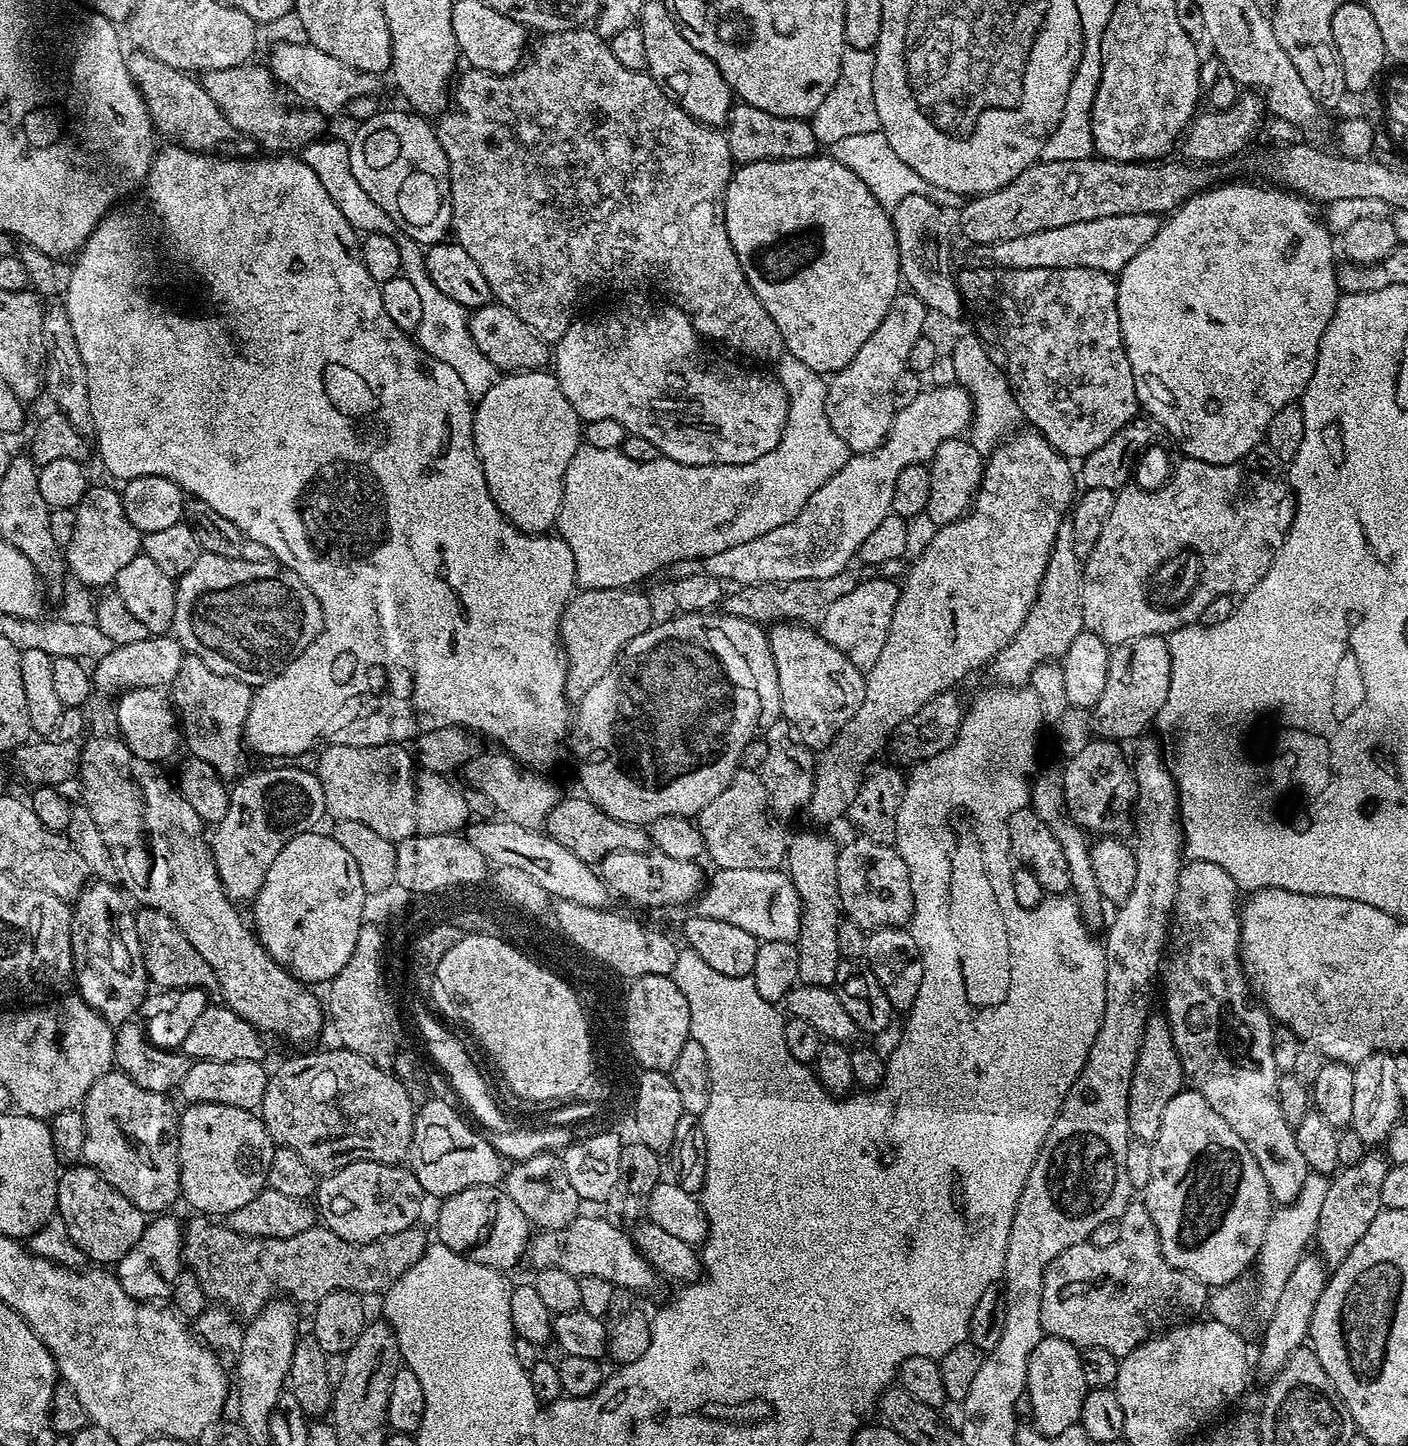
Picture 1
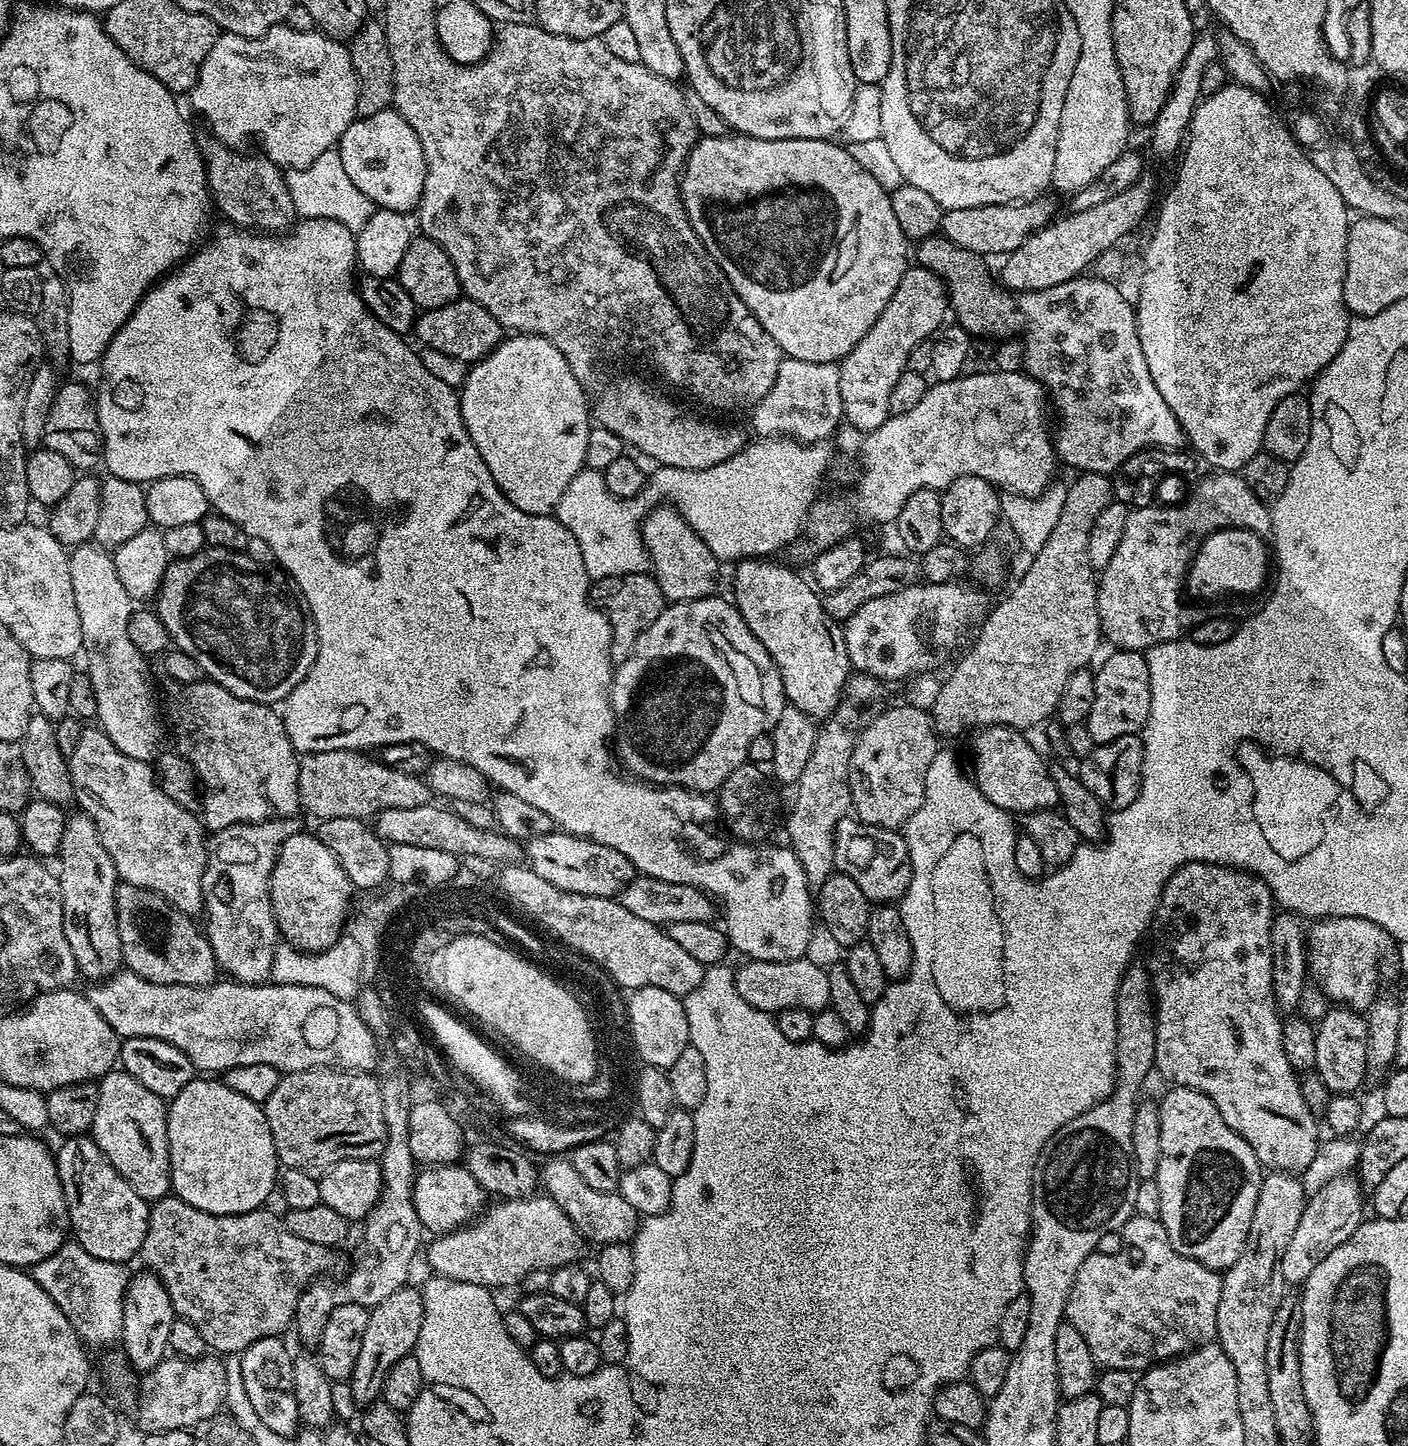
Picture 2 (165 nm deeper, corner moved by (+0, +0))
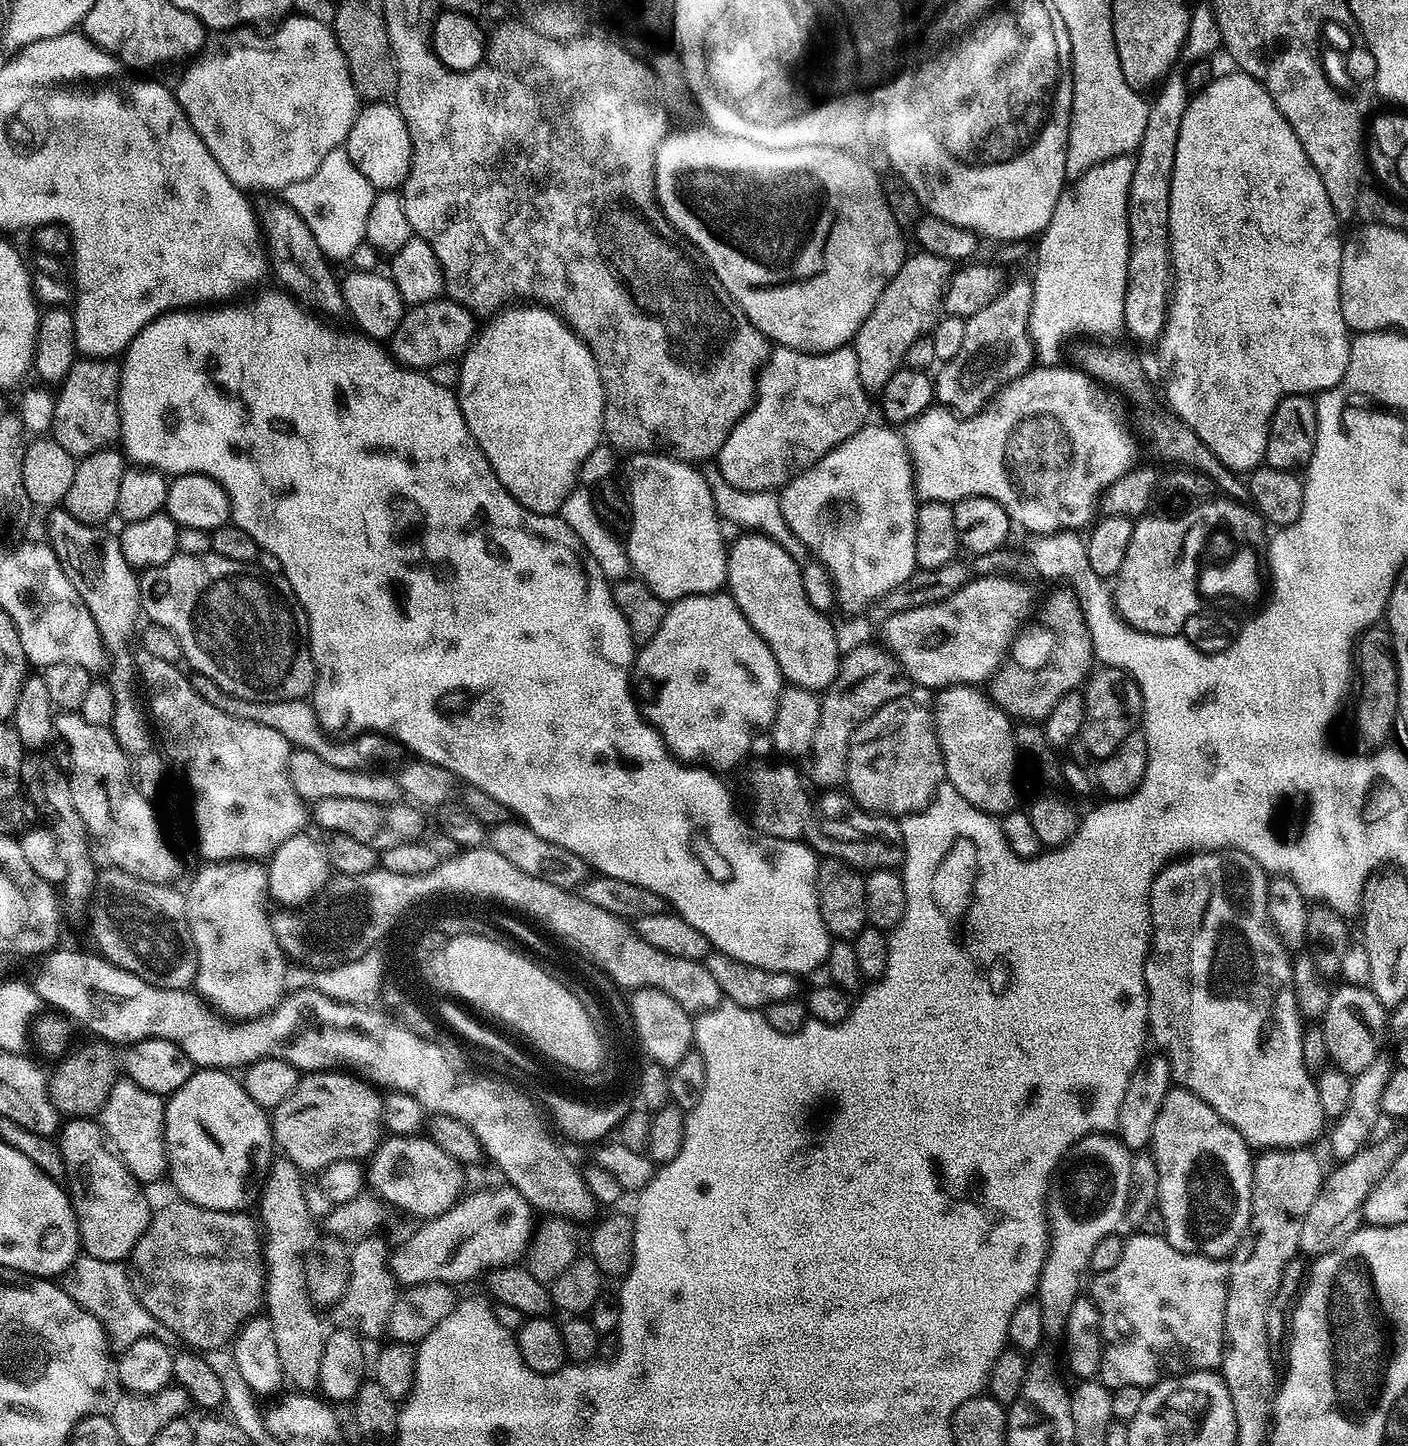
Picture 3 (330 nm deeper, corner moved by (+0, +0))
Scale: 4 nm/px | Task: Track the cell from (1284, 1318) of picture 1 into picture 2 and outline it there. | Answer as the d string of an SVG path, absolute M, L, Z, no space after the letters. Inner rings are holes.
M1345 1174L1309 1195L1305 1201L1301 1221L1298 1222L1298 1227L1294 1230L1285 1253L1282 1254L1280 1269L1287 1285L1303 1285L1314 1267L1342 1242L1346 1242L1357 1226L1363 1223L1362 1194L1364 1190L1360 1182L1353 1175Z

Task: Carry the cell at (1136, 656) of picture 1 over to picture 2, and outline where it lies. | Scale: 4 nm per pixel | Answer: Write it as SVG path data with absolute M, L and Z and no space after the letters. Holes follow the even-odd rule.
M1112 650L1094 672L1094 706L1086 721L1095 745L1114 738L1137 735L1150 714L1150 670L1148 658L1140 650Z

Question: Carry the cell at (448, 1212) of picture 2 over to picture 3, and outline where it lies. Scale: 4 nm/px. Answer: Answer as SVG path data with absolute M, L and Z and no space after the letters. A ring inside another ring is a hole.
M392 1134L381 1139L366 1164L366 1180L371 1191L385 1205L392 1207L393 1204L412 1216L420 1216L419 1218L441 1216L456 1205L465 1191L464 1172L460 1163L450 1158L450 1154L442 1150L442 1146L438 1146L424 1134Z

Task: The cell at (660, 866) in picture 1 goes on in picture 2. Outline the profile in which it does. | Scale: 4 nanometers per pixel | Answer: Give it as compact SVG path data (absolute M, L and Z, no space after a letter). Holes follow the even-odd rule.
M553 830L533 836L527 843L527 867L532 868L538 878L546 878L550 886L558 886L558 890L570 890L570 894L615 897L638 874L626 854L618 854L618 850L610 846L602 846L596 840L585 840L571 832Z

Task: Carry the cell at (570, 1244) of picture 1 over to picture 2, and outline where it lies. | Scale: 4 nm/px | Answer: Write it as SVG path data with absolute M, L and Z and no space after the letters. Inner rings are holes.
M533 1194L519 1198L504 1198L496 1205L485 1207L484 1211L470 1224L456 1228L453 1232L437 1235L428 1248L428 1264L435 1275L448 1282L470 1282L482 1286L485 1290L504 1288L507 1284L519 1285L530 1270L539 1268L560 1268L563 1264L575 1264L581 1259L580 1251L586 1247L586 1241L580 1231L566 1218L566 1214L547 1194Z

